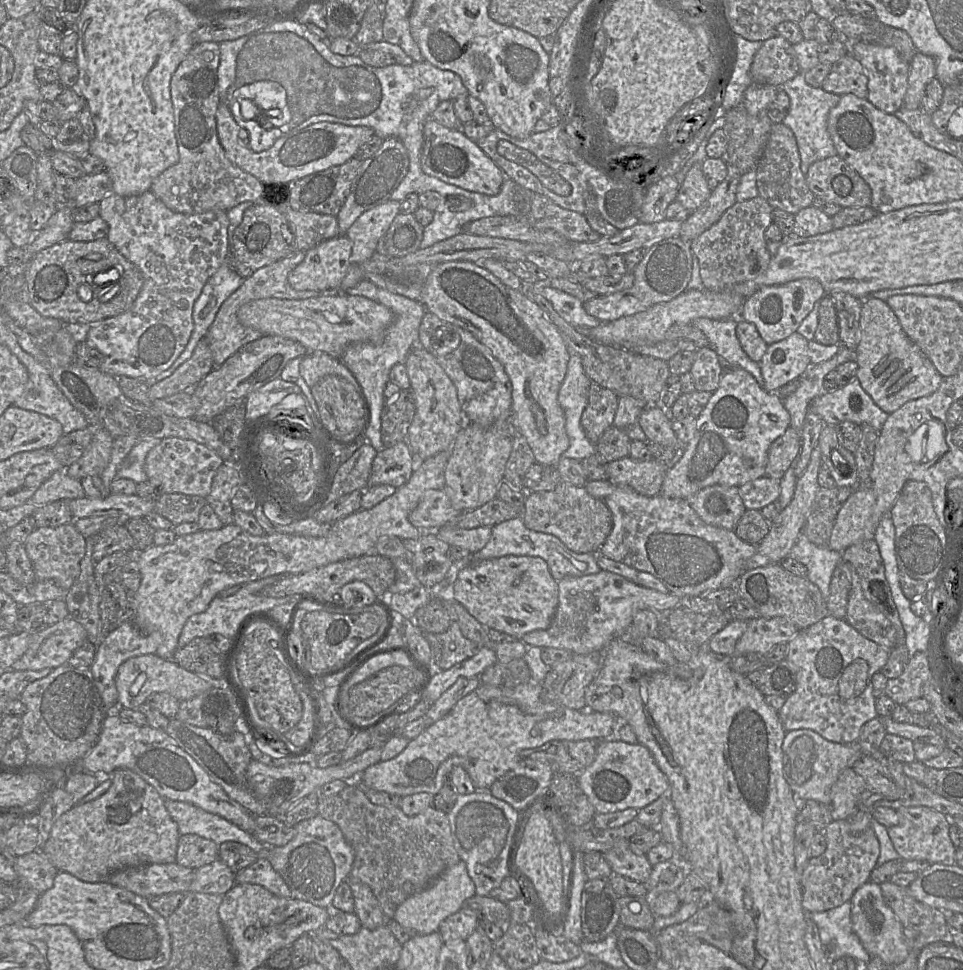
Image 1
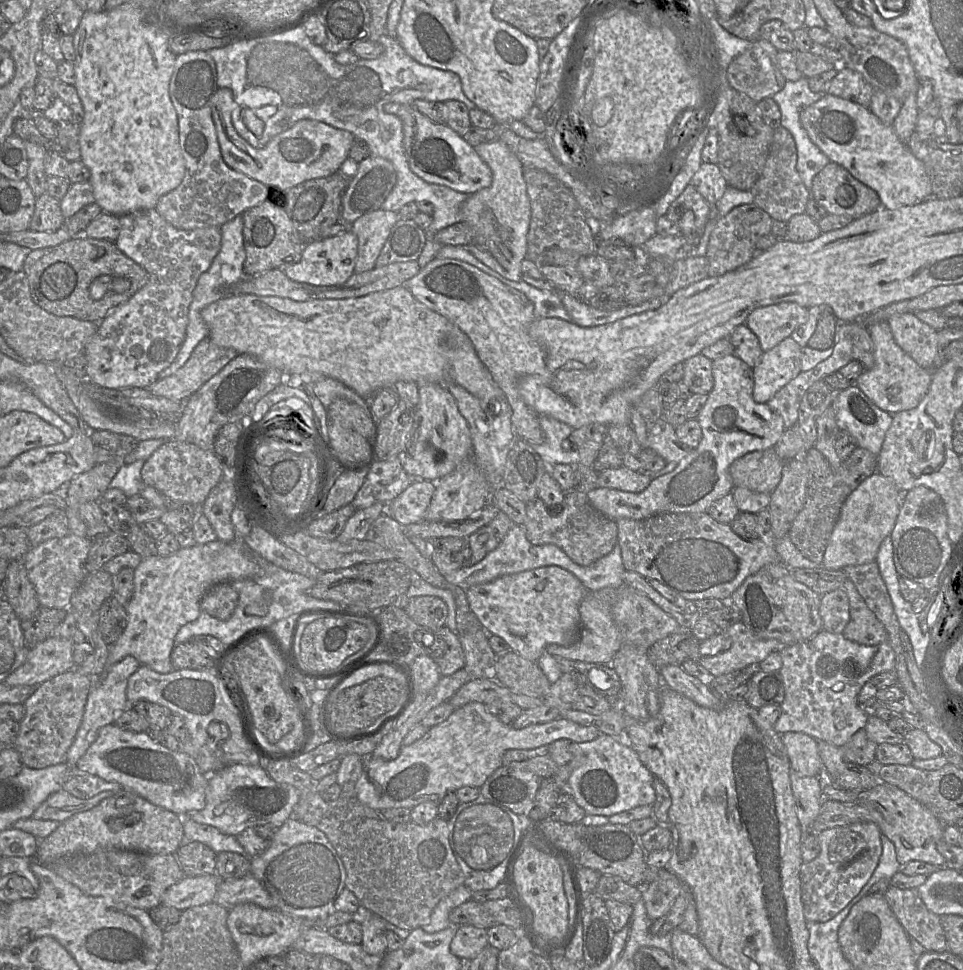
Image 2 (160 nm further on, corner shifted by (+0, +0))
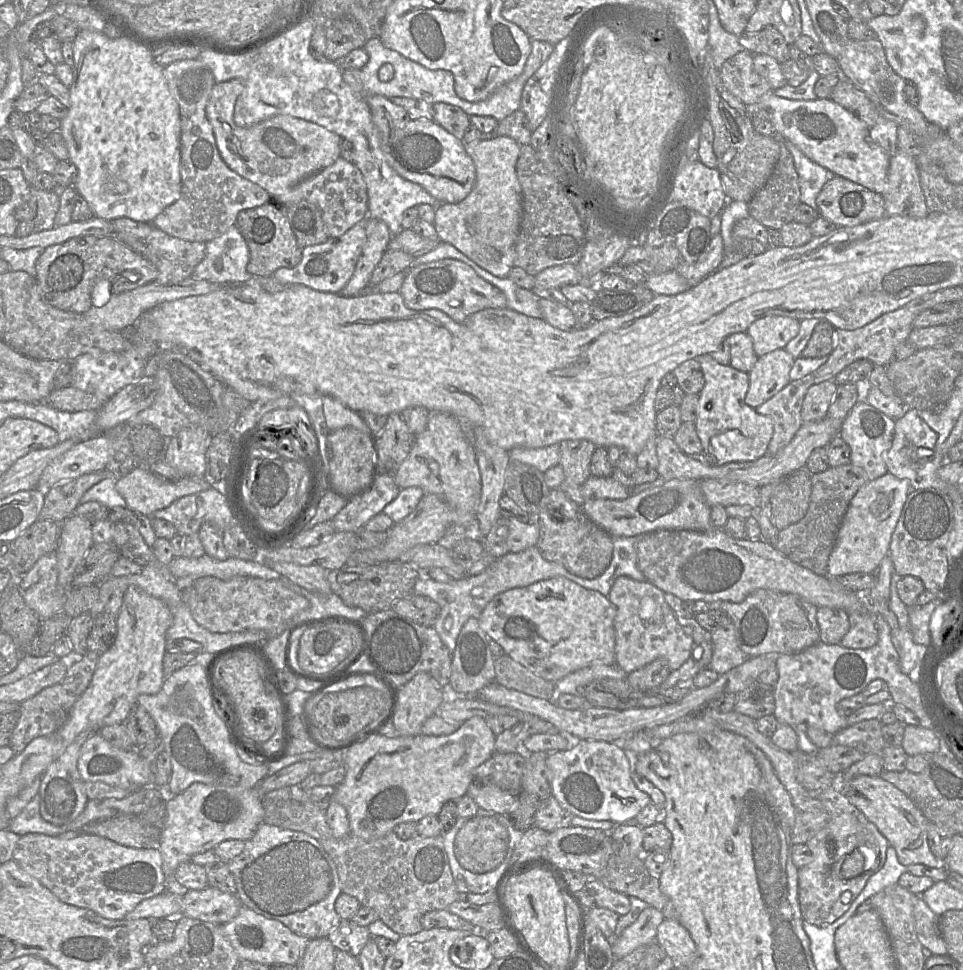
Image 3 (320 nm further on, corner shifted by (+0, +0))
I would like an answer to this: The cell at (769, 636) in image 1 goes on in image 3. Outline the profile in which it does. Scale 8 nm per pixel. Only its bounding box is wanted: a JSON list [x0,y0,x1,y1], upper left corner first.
[708,621,750,675]

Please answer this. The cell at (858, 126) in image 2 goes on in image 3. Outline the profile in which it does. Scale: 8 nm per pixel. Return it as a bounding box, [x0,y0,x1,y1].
[755,91,891,192]

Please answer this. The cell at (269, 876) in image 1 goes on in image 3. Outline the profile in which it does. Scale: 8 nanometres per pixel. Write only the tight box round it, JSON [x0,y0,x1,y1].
[180,886,241,924]

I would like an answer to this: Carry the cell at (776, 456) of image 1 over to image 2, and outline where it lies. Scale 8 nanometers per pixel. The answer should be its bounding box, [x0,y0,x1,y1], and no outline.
[729,447,784,494]

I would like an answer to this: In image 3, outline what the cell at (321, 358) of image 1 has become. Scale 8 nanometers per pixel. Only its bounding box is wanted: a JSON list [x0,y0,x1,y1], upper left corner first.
[322,395,372,434]

